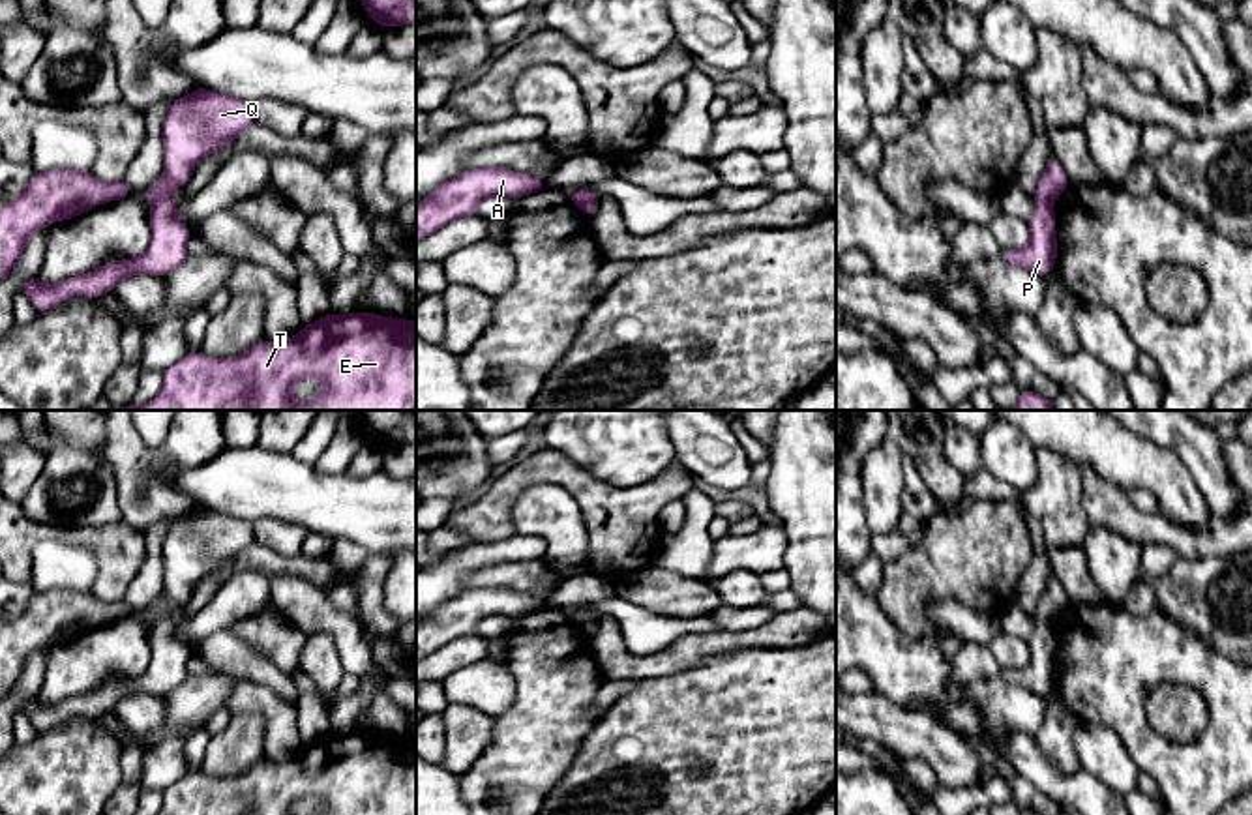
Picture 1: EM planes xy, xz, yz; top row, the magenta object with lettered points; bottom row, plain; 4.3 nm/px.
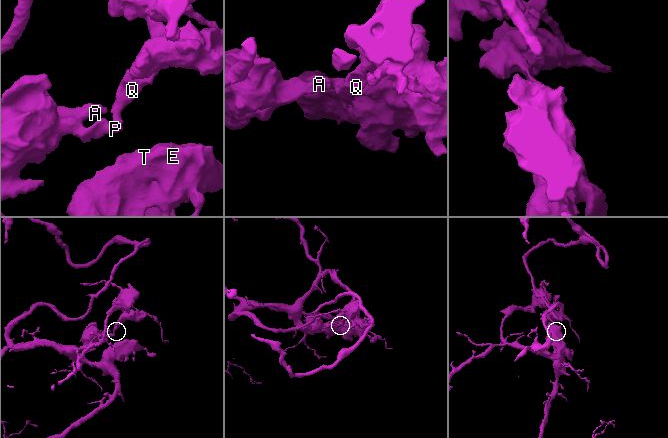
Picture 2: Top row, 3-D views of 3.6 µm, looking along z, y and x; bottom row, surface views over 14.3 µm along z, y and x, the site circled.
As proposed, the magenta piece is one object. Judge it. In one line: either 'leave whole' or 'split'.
split

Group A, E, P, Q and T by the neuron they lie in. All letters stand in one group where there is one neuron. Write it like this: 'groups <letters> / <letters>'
groups A E P T / Q

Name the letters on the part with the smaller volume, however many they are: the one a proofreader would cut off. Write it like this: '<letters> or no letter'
Q

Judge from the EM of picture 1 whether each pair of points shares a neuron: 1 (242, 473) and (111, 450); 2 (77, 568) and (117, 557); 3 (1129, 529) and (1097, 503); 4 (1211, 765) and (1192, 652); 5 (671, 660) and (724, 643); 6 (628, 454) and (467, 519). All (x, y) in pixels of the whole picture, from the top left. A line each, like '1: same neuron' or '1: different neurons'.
1: different neurons
2: different neurons
3: same neuron
4: same neuron
5: same neuron
6: different neurons

